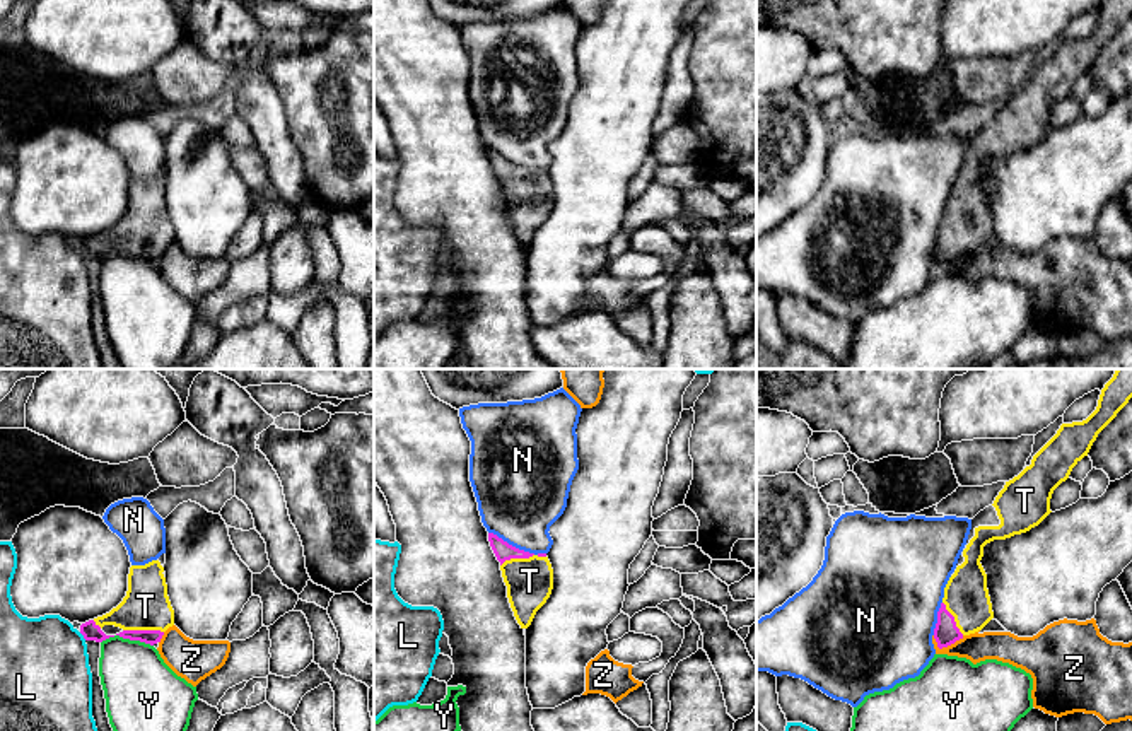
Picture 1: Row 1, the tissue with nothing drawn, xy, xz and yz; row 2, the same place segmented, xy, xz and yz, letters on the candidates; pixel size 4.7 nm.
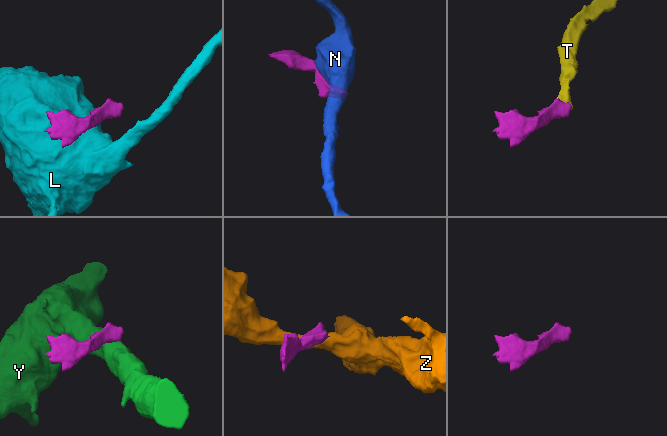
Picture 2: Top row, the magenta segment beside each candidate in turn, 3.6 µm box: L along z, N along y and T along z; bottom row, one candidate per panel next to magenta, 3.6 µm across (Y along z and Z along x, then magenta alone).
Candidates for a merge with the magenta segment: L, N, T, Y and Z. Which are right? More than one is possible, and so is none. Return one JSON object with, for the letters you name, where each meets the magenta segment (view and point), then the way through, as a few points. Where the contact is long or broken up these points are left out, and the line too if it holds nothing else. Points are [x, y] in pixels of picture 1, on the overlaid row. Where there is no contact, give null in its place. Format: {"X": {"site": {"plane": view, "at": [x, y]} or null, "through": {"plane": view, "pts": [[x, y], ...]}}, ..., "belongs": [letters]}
{"T": {"site": {"plane": "xy", "at": [144, 631]}, "through": {"plane": "xy", "pts": [[151, 637], [144, 631], [145, 607]]}}, "belongs": ["T"]}

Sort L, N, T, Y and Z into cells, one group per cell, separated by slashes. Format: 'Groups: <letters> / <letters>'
Groups: L / N / T / Y / Z

